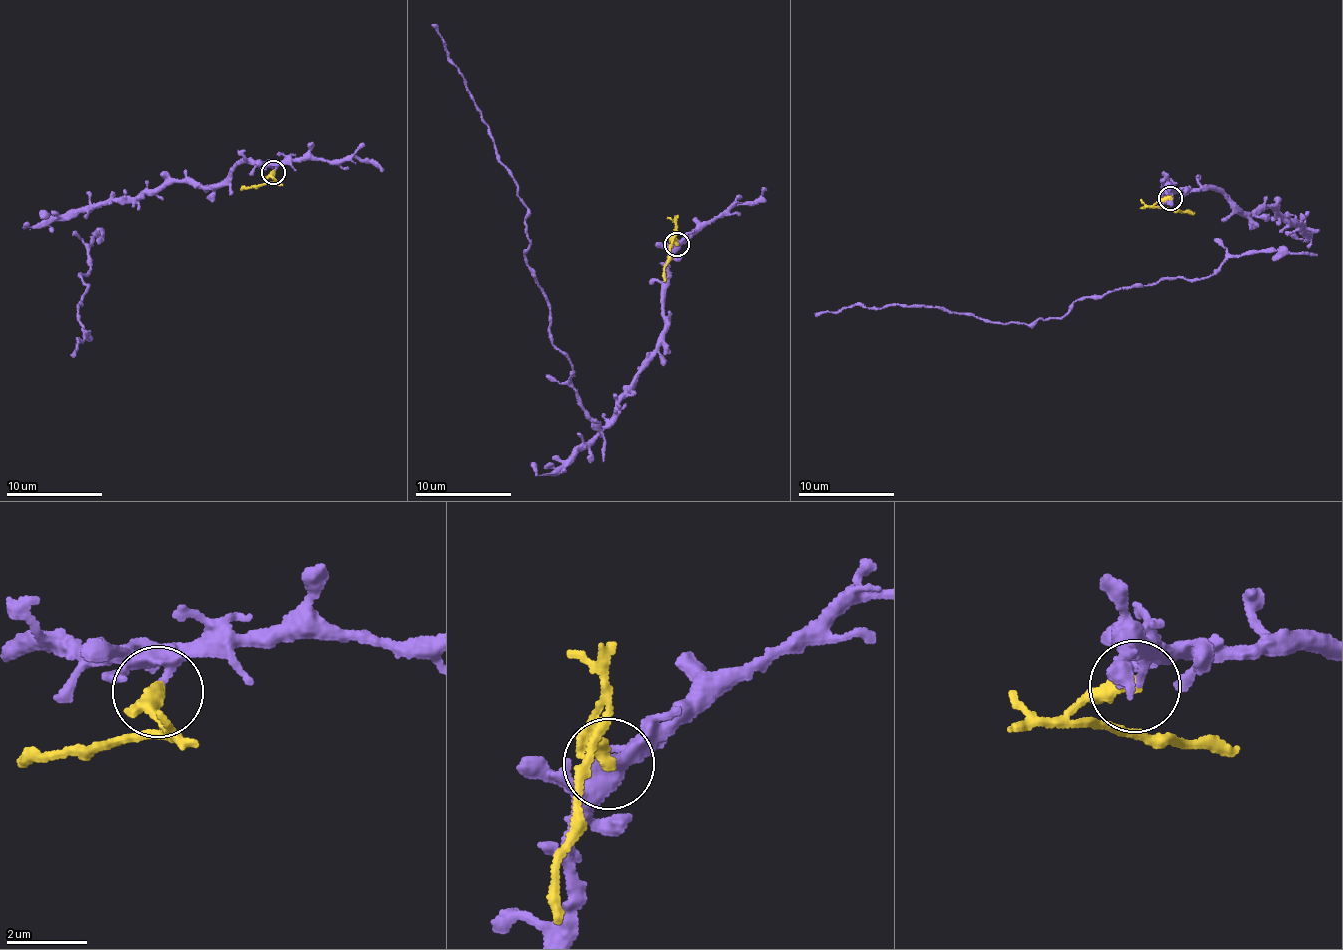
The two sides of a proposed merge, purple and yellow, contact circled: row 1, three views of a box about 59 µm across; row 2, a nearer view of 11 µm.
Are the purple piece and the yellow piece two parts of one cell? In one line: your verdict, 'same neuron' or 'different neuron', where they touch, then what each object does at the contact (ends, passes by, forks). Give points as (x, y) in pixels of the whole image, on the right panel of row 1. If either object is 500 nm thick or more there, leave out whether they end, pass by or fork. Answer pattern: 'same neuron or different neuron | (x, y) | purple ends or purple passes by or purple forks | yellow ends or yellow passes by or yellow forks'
different neuron | (1170, 198) | purple ends | yellow passes by

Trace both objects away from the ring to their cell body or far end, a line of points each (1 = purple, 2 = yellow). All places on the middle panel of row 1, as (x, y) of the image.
1: (678, 243), (662, 342), (584, 443), (592, 422), (525, 253), (528, 212), (431, 25)
2: (676, 243), (674, 232), (663, 282)

